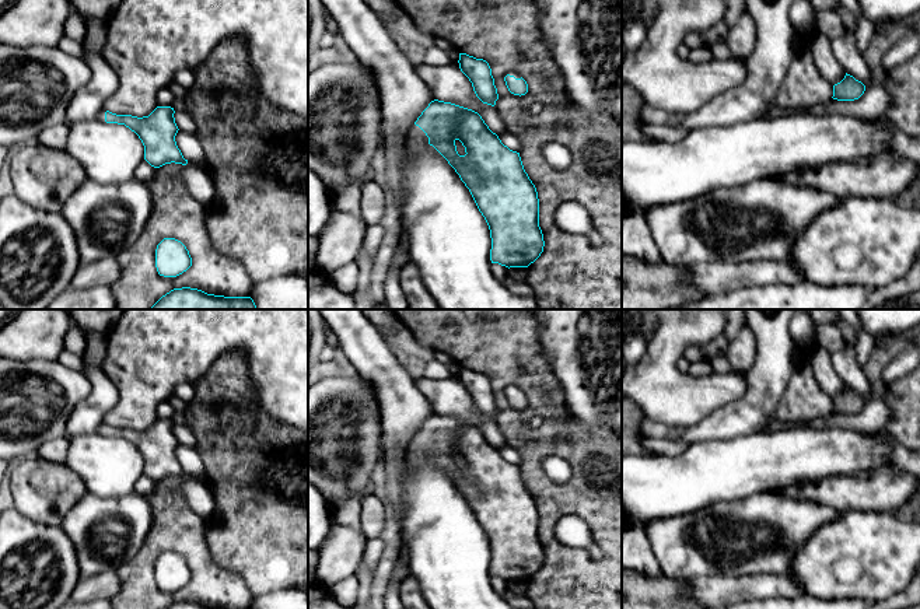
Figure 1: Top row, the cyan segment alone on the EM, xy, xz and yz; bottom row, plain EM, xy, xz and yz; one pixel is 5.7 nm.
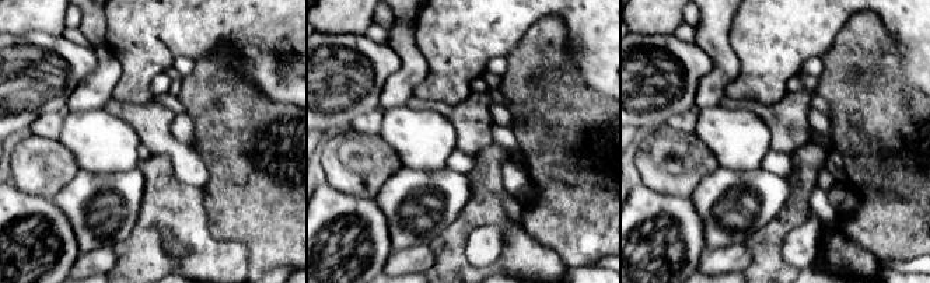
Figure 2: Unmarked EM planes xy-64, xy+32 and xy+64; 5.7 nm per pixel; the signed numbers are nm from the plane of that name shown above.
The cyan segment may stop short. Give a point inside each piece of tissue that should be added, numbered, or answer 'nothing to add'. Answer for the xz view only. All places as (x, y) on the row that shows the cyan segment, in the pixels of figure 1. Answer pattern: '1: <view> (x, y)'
1: xz (417, 137)

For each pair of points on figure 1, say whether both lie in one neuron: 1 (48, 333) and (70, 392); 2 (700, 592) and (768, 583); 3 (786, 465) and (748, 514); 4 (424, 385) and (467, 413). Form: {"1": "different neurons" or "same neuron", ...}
{"1": "different neurons", "2": "same neuron", "3": "different neurons", "4": "same neuron"}

